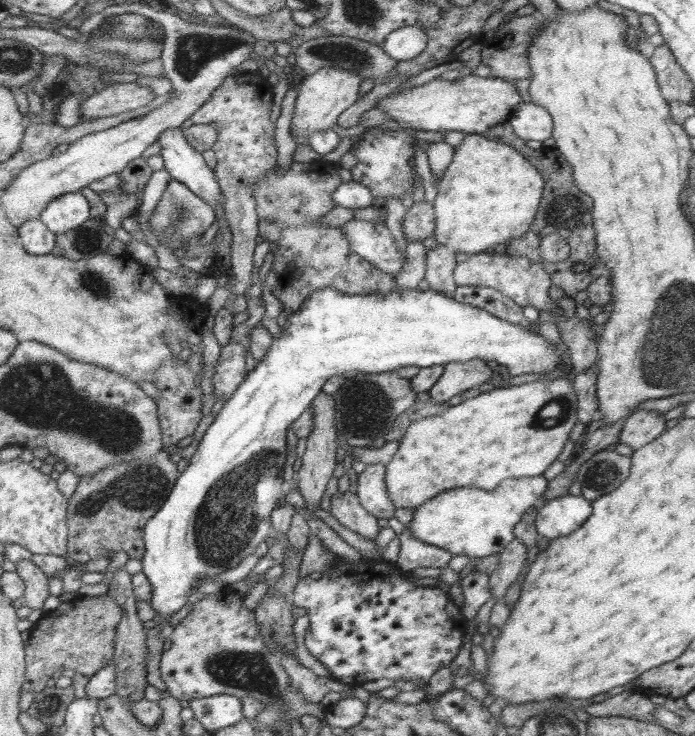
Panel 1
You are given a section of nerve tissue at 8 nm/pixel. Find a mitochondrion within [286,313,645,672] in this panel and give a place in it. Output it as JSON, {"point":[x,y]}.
{"point":[371,403]}

